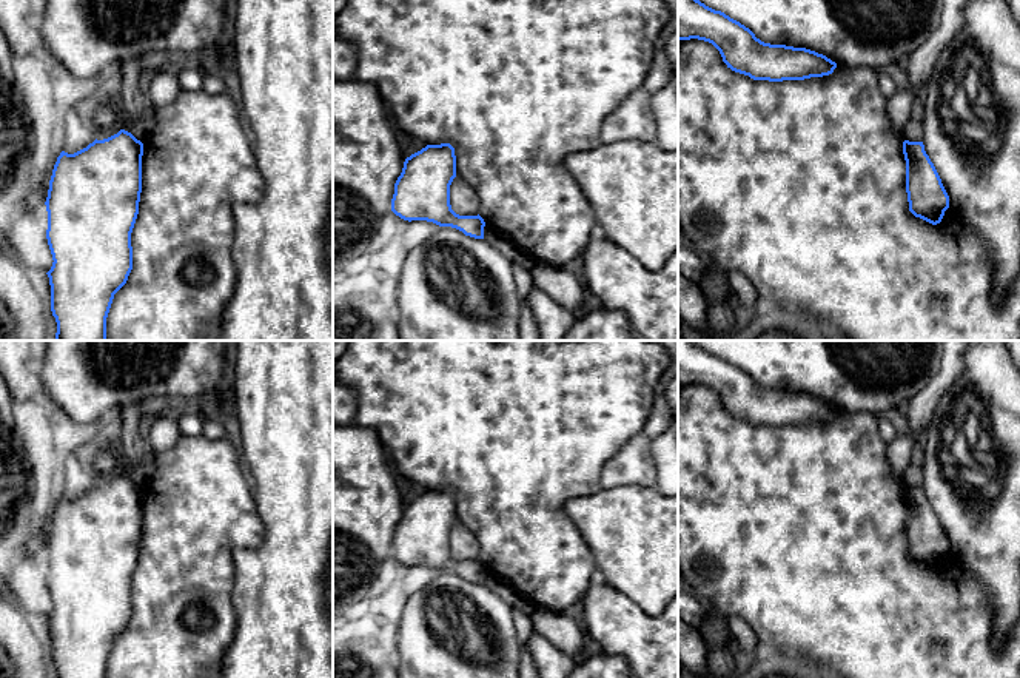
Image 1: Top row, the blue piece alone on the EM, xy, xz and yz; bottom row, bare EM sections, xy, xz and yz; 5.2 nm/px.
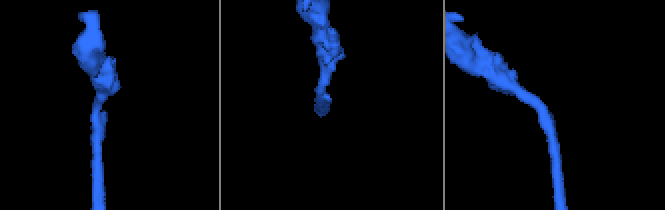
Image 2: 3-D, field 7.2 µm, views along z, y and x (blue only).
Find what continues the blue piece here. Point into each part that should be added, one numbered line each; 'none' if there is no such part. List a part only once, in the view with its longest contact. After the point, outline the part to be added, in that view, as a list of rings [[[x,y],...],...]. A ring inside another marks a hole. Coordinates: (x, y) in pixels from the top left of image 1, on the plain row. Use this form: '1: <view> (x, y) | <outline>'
none

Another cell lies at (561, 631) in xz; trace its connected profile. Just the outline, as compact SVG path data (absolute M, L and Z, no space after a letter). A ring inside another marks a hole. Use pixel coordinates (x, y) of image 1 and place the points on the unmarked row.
M488 569L484 572L484 586L513 609L527 613L532 619L533 629L559 650L578 658L590 646L582 627L570 616L542 609L541 606L527 601L518 590L507 586Z

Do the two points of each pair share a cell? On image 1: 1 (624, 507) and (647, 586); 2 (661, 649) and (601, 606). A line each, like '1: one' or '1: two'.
1: one
2: one

